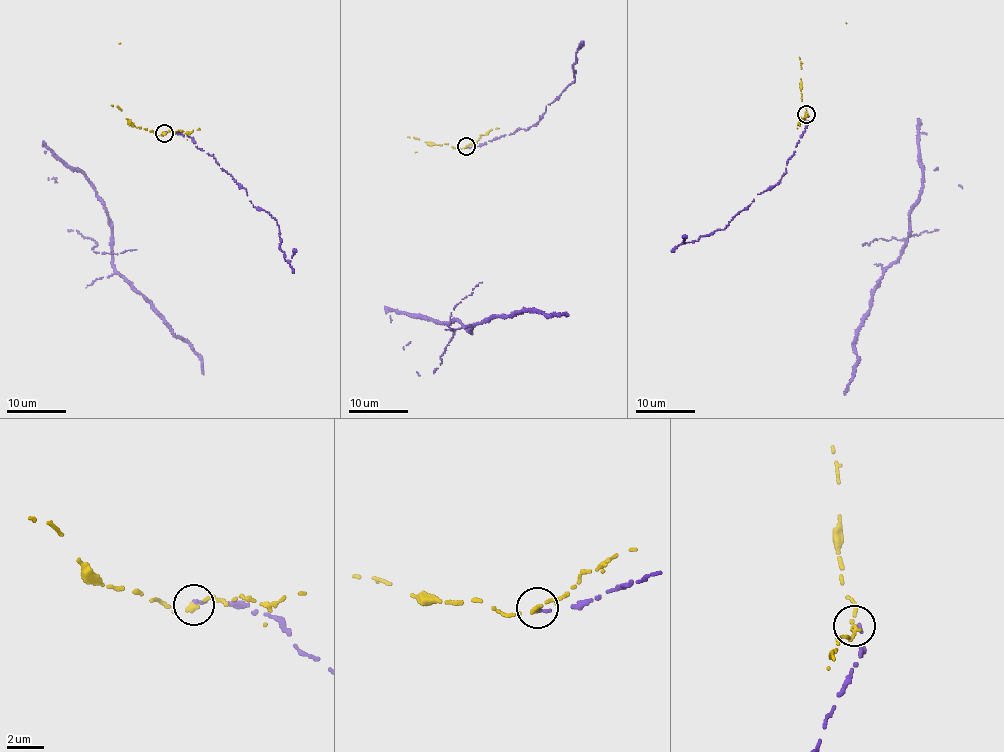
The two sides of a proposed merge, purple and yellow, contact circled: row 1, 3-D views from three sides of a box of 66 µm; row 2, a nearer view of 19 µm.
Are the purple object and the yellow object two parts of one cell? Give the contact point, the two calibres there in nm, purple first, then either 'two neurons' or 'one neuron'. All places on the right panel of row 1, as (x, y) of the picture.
at (806, 114); 170 nm thick on the purple side, 200 nm on the other; two neurons

